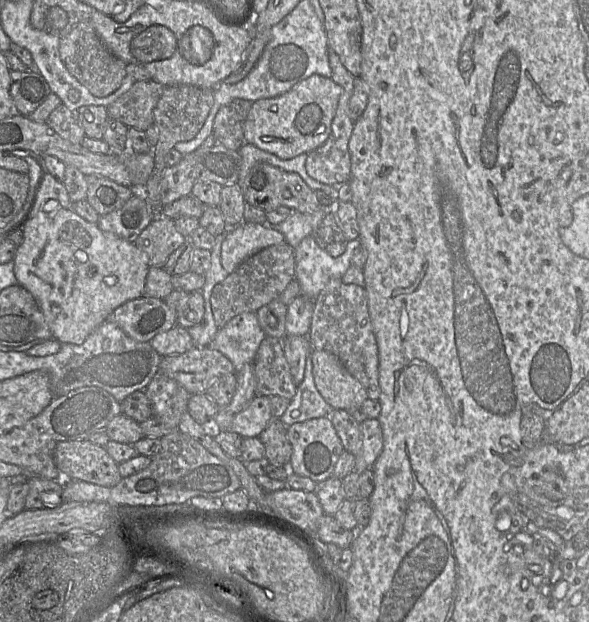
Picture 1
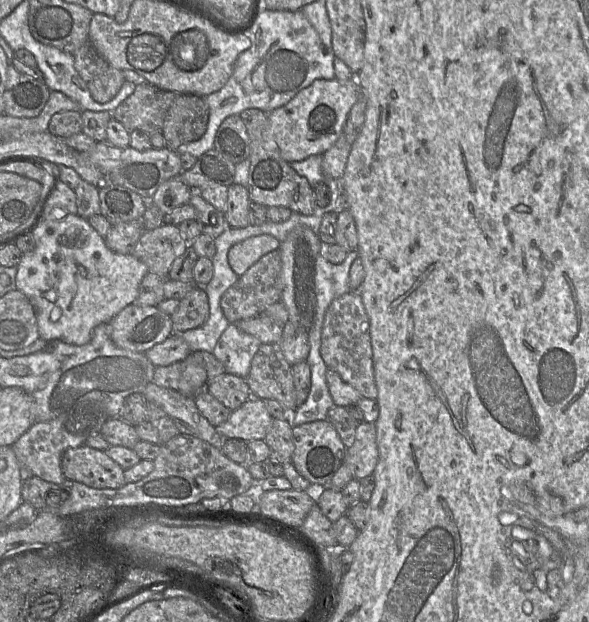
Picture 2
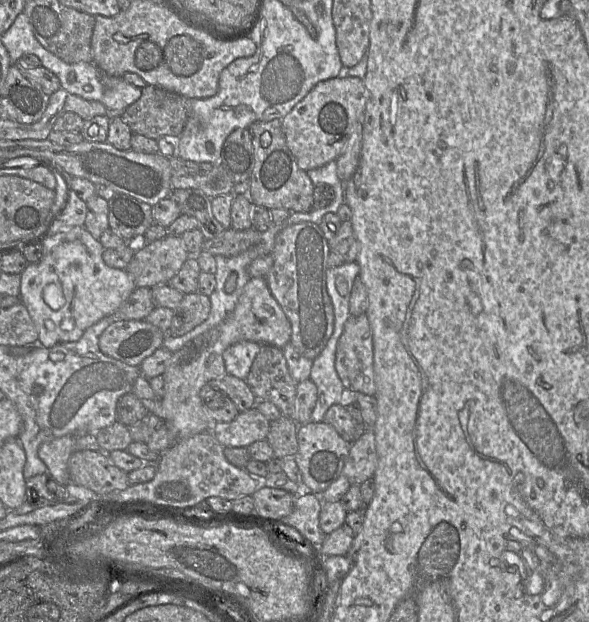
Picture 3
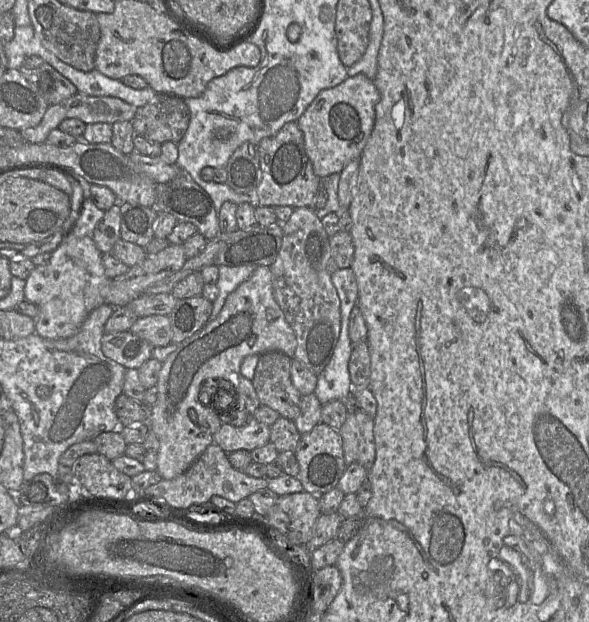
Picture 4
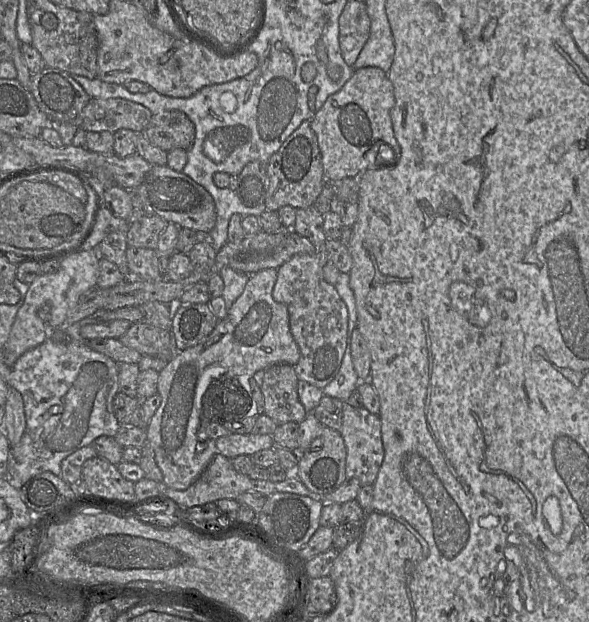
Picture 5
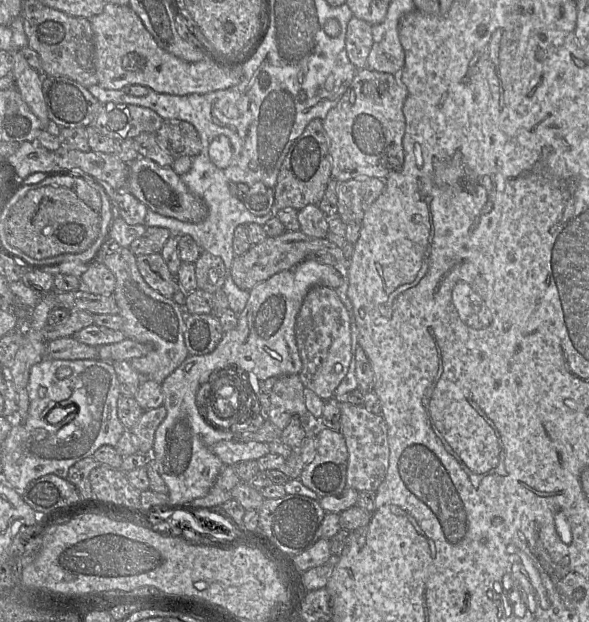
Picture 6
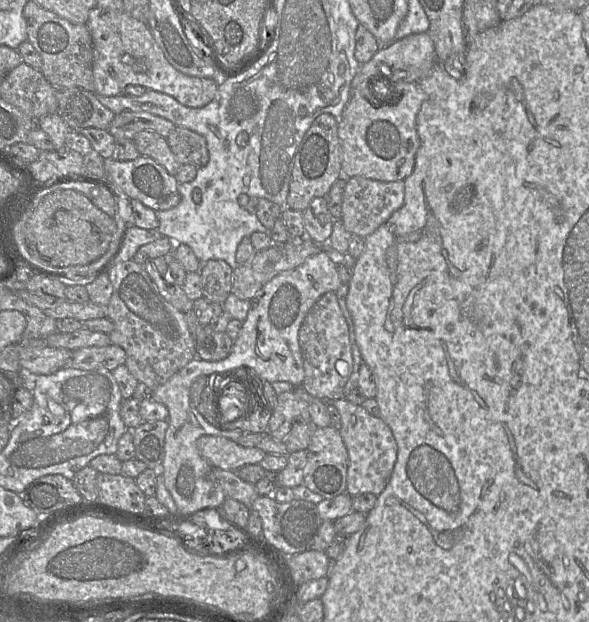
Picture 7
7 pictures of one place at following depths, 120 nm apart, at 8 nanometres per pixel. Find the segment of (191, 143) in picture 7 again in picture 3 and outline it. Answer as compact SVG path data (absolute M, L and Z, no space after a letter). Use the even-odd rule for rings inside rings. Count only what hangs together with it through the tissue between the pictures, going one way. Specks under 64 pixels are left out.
M146 85L141 90L140 98L128 106L120 116L132 134L142 135L156 141L160 138L174 140L182 133L191 113L191 100L162 88Z

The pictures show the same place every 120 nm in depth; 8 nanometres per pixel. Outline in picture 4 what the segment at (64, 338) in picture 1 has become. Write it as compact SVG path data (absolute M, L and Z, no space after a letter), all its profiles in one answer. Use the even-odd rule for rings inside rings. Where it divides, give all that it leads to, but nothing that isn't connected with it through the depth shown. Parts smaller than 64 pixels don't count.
M91 237L65 239L51 253L49 262L36 266L25 280L24 298L39 308L39 313L34 318L35 333L47 339L75 335L88 315L104 304L101 291L110 280L102 264L102 253Z

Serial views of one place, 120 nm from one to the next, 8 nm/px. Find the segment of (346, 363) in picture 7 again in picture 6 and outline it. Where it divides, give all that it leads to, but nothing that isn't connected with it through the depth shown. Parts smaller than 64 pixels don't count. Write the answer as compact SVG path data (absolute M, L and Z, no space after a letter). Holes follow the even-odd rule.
M315 286L308 291L297 316L295 336L302 360L298 374L302 384L323 400L333 398L352 358L350 318L335 289Z

